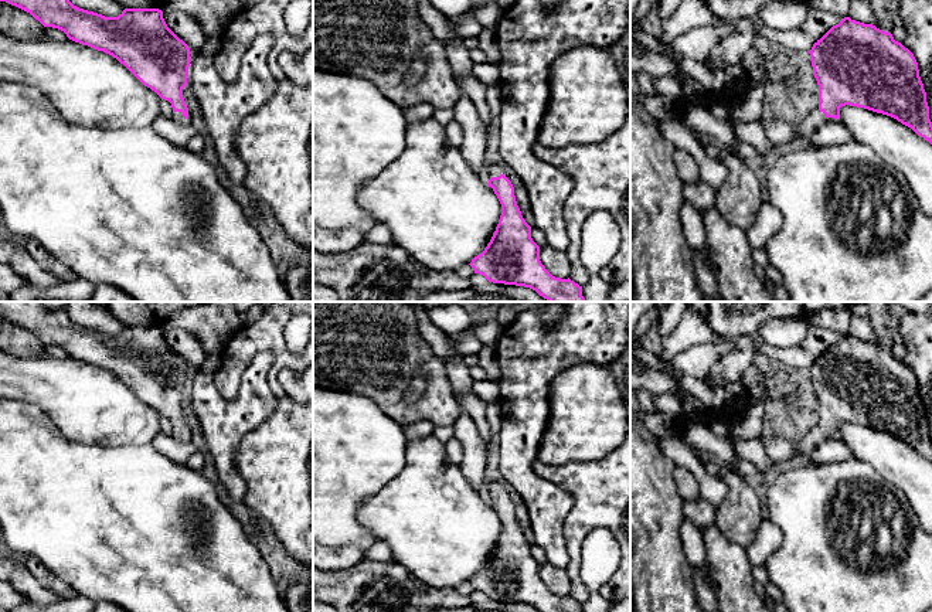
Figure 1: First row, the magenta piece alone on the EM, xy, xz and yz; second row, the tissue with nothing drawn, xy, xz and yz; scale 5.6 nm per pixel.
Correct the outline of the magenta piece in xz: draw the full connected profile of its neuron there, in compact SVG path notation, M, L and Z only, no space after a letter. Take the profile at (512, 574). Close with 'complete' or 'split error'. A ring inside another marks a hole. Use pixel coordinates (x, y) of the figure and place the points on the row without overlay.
M500 483L491 484L487 502L501 521L501 533L484 568L469 581L474 591L493 601L530 605L538 612L582 612L582 604L569 595L552 594L541 581L540 564L531 555L514 504Z; split error

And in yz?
M844 334L813 361L809 371L813 392L819 402L819 425L802 441L793 442L797 463L812 460L812 453L816 446L829 435L839 436L840 425L846 422L891 434L932 462L932 439L929 436L926 409L919 394L918 380L908 366L894 357L891 350L882 348L873 341L864 341Z; split error

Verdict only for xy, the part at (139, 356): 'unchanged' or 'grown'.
grown

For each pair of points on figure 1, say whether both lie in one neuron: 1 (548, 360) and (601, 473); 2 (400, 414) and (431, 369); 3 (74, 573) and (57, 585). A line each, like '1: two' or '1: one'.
1: two
2: one
3: two

